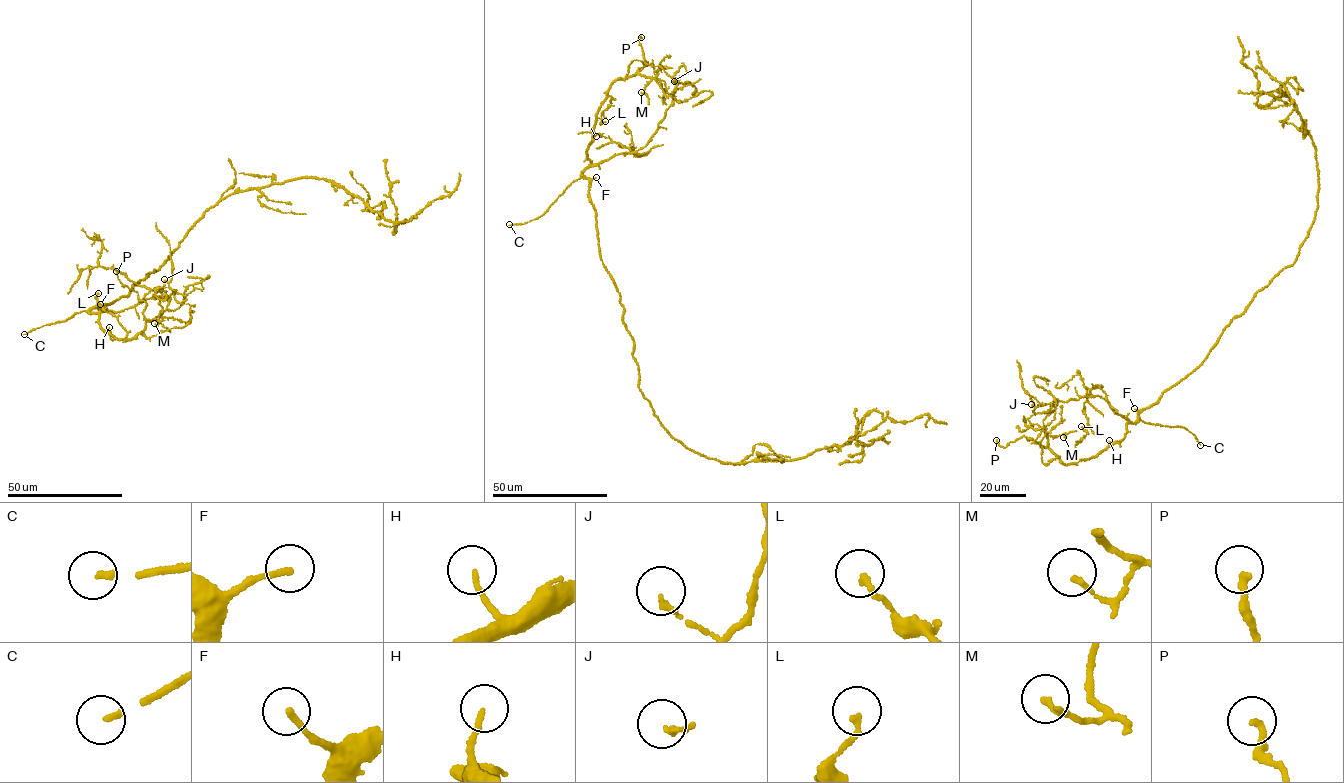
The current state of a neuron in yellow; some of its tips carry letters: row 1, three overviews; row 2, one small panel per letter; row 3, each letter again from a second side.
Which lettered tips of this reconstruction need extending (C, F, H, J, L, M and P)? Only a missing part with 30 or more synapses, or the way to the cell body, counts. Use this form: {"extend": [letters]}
{"extend": ["C", "F"]}

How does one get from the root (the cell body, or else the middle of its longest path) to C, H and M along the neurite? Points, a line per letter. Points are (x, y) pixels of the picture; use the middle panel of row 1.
C: (638, 364), (620, 296), (601, 255), (589, 180), (582, 177), (571, 182), (539, 217), (509, 224)
H: (638, 364), (620, 296), (603, 264), (589, 181), (582, 173), (589, 166), (586, 153), (596, 136)
M: (638, 364), (582, 173), (612, 84), (637, 74), (652, 78), (641, 92)

